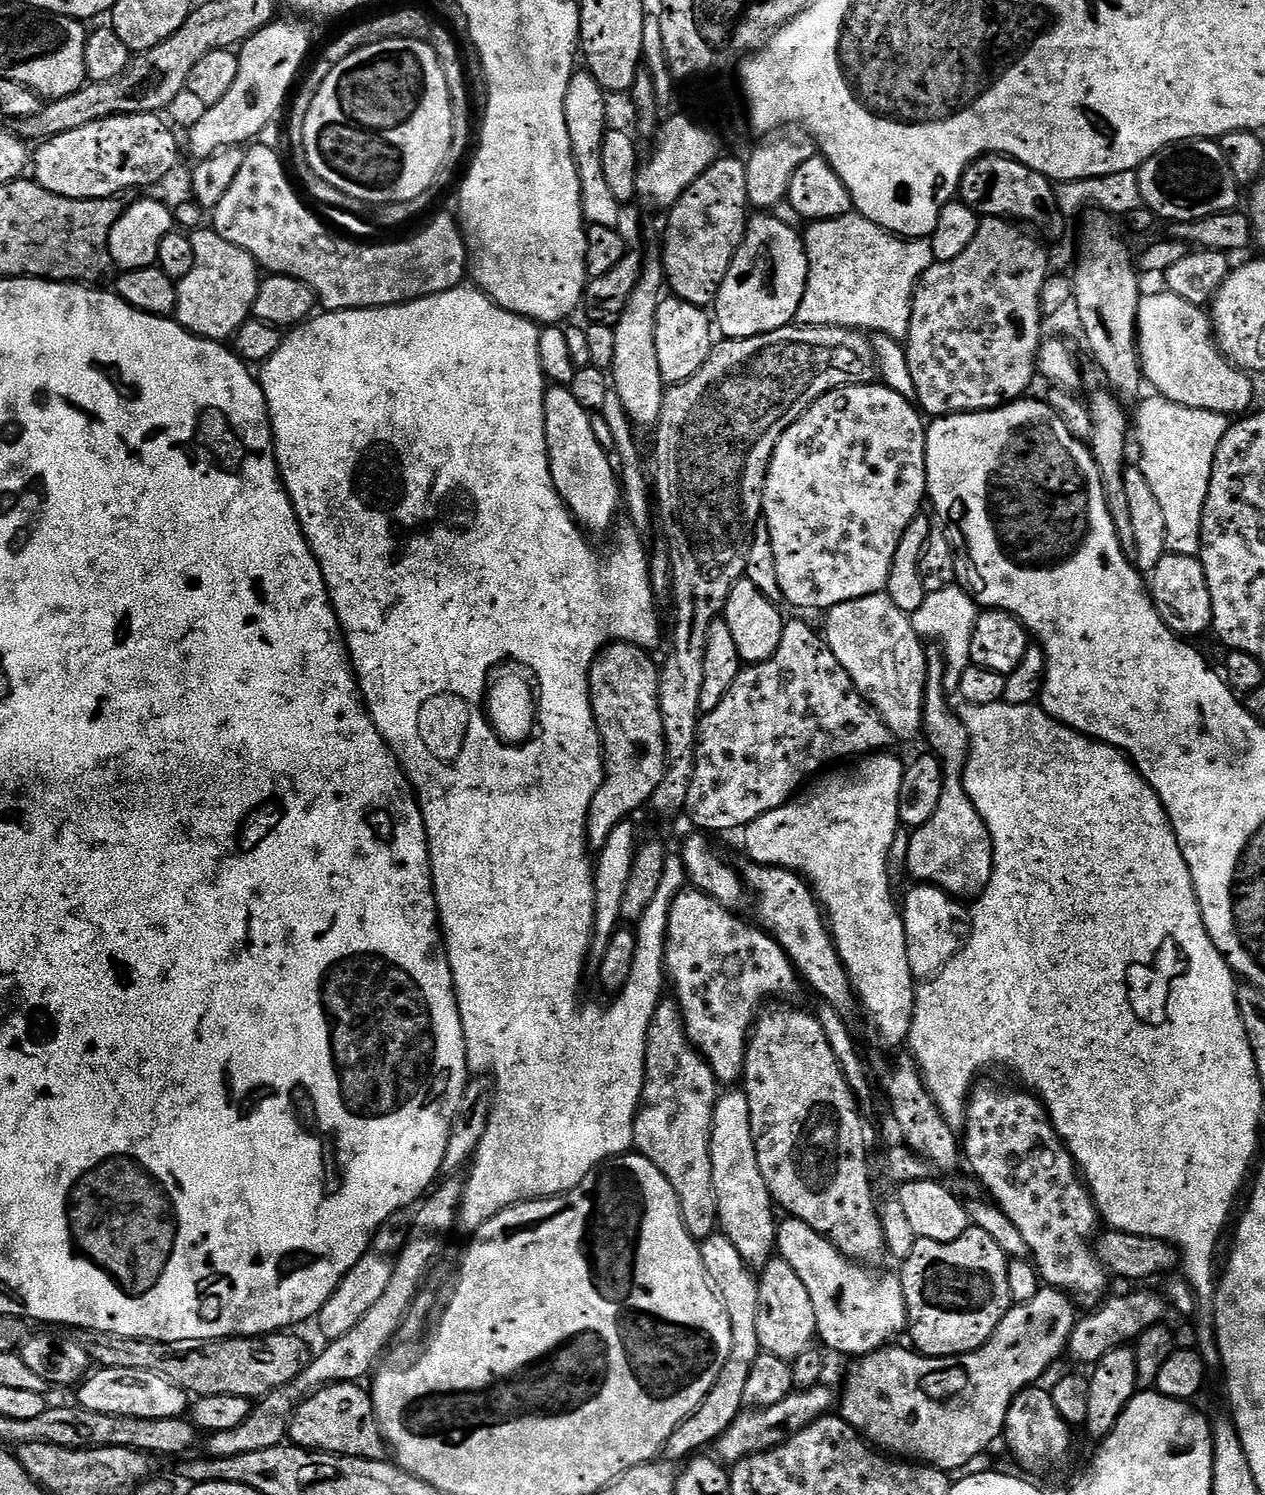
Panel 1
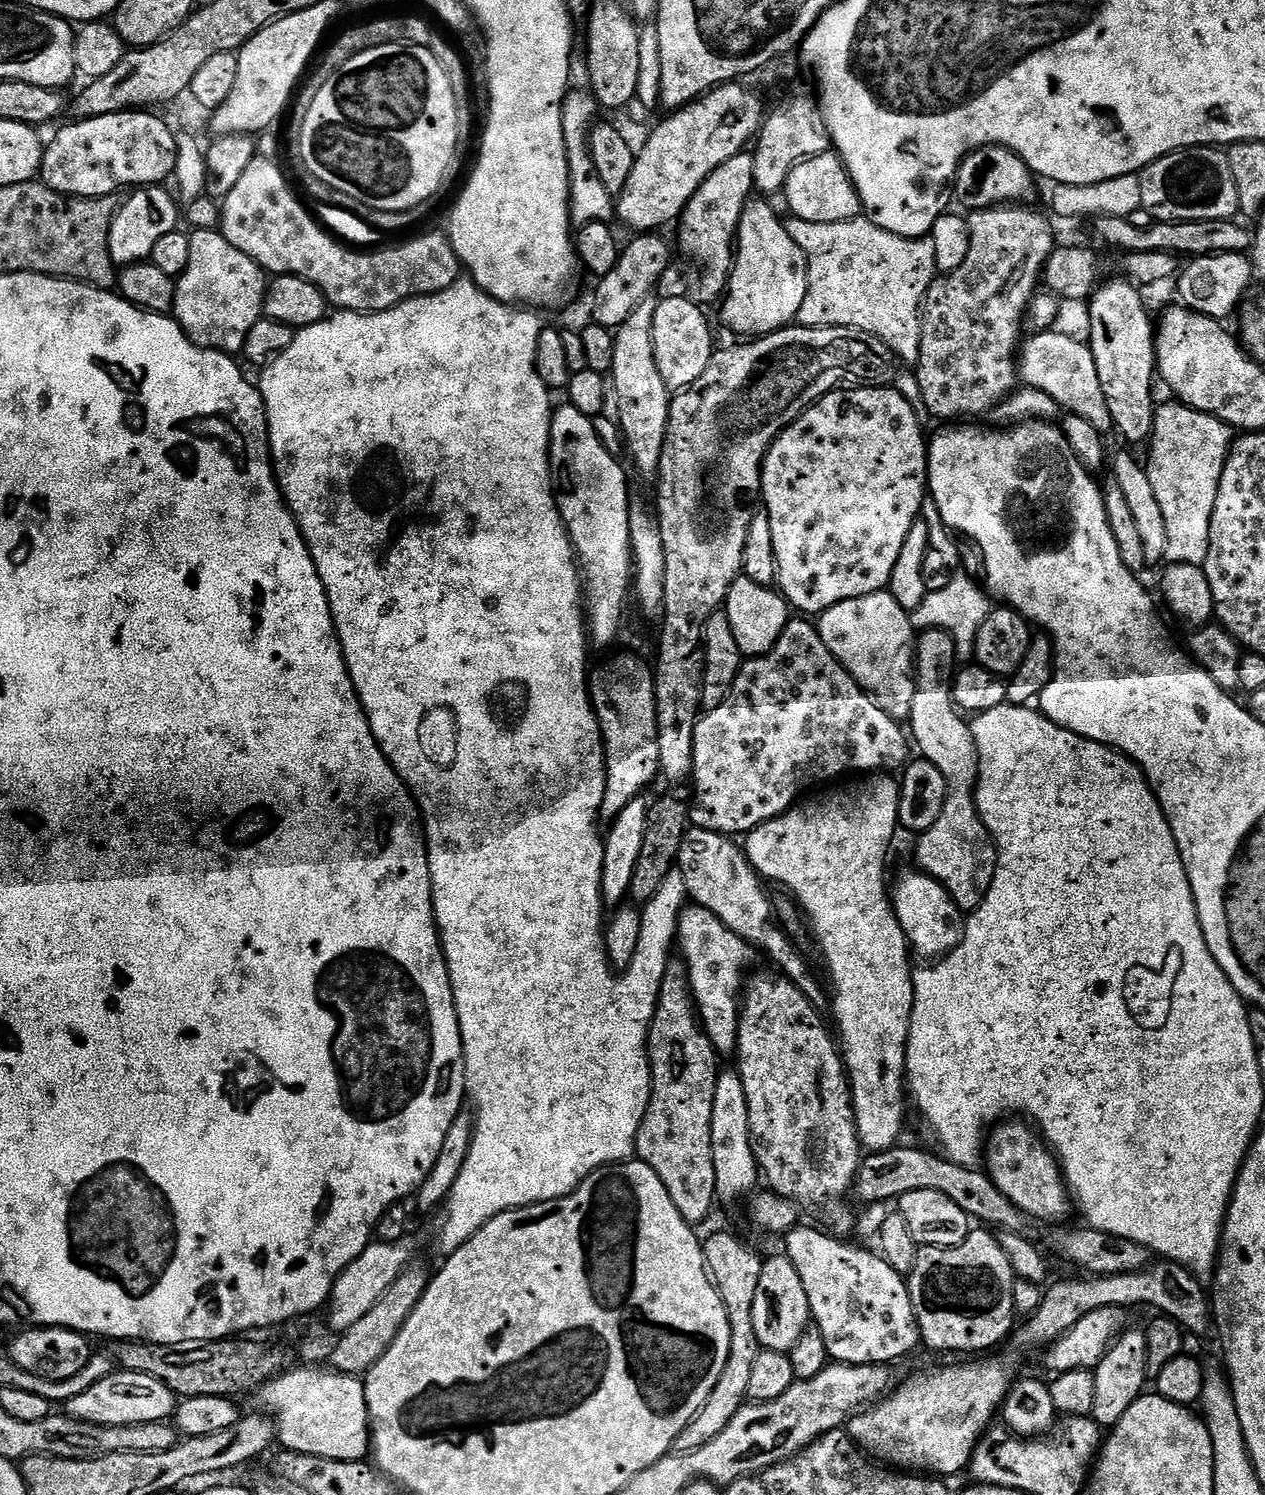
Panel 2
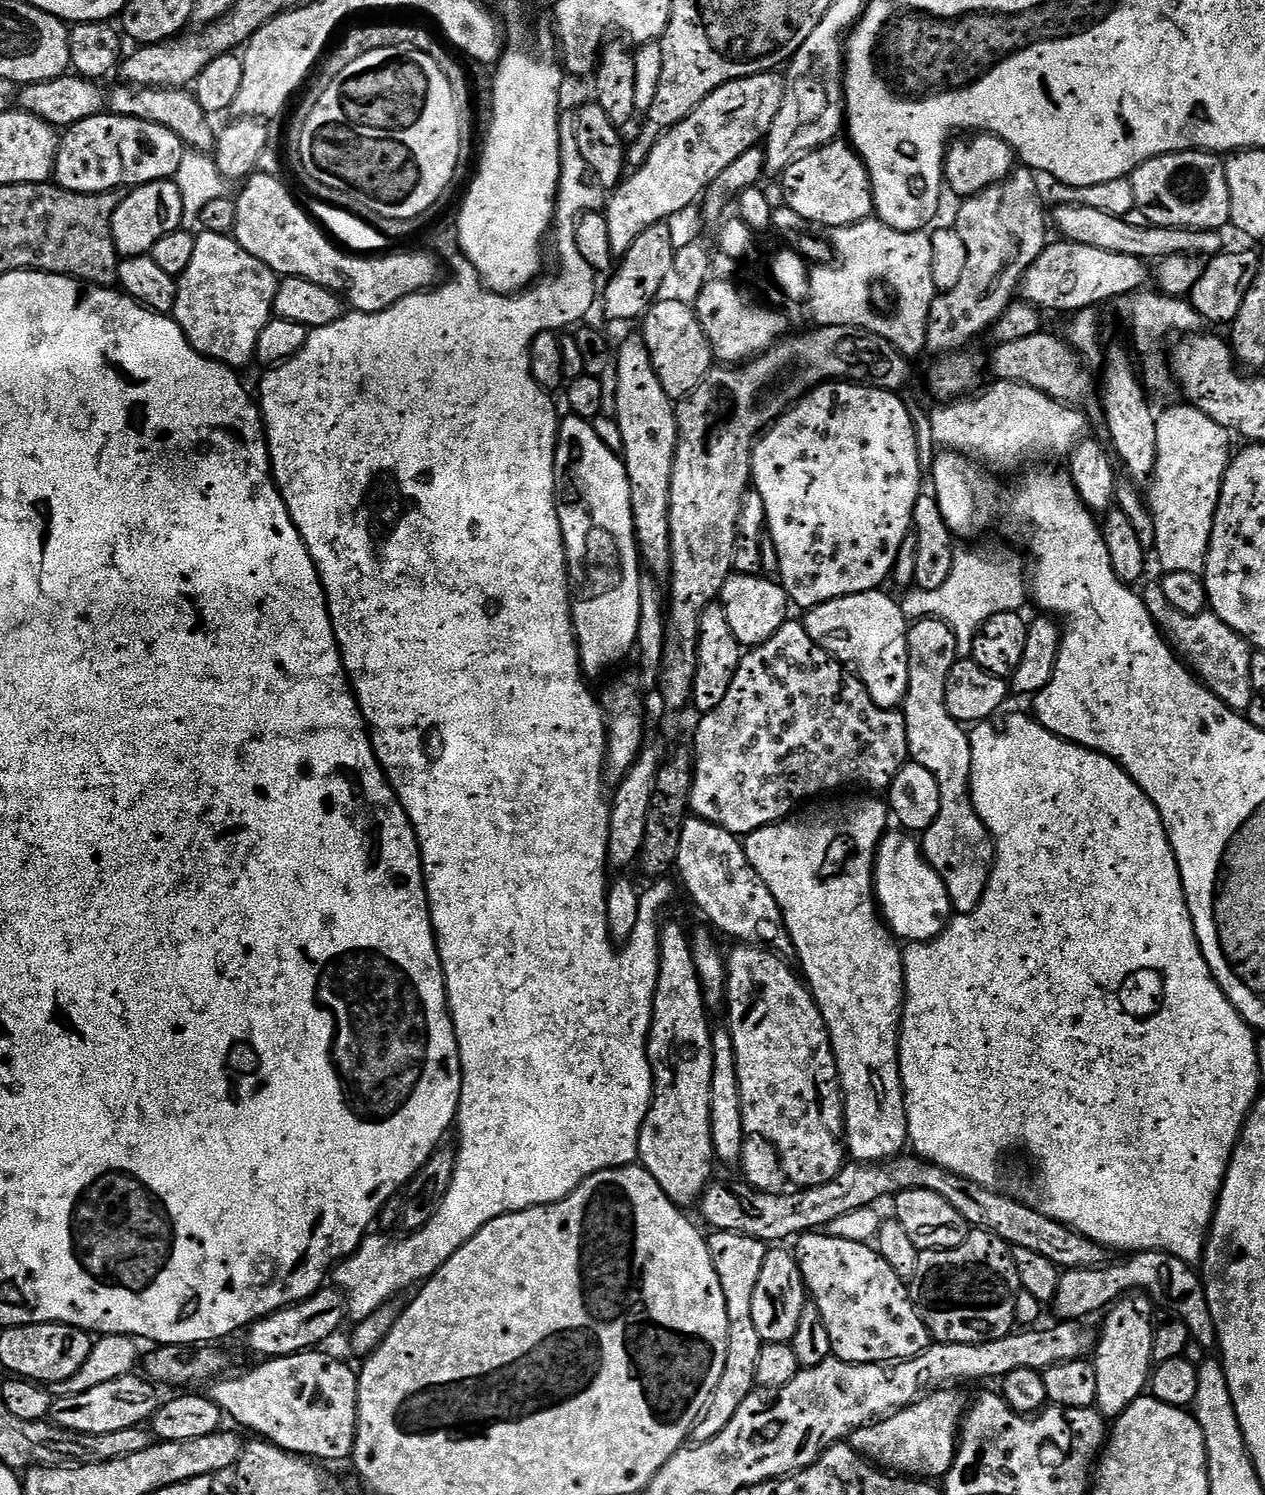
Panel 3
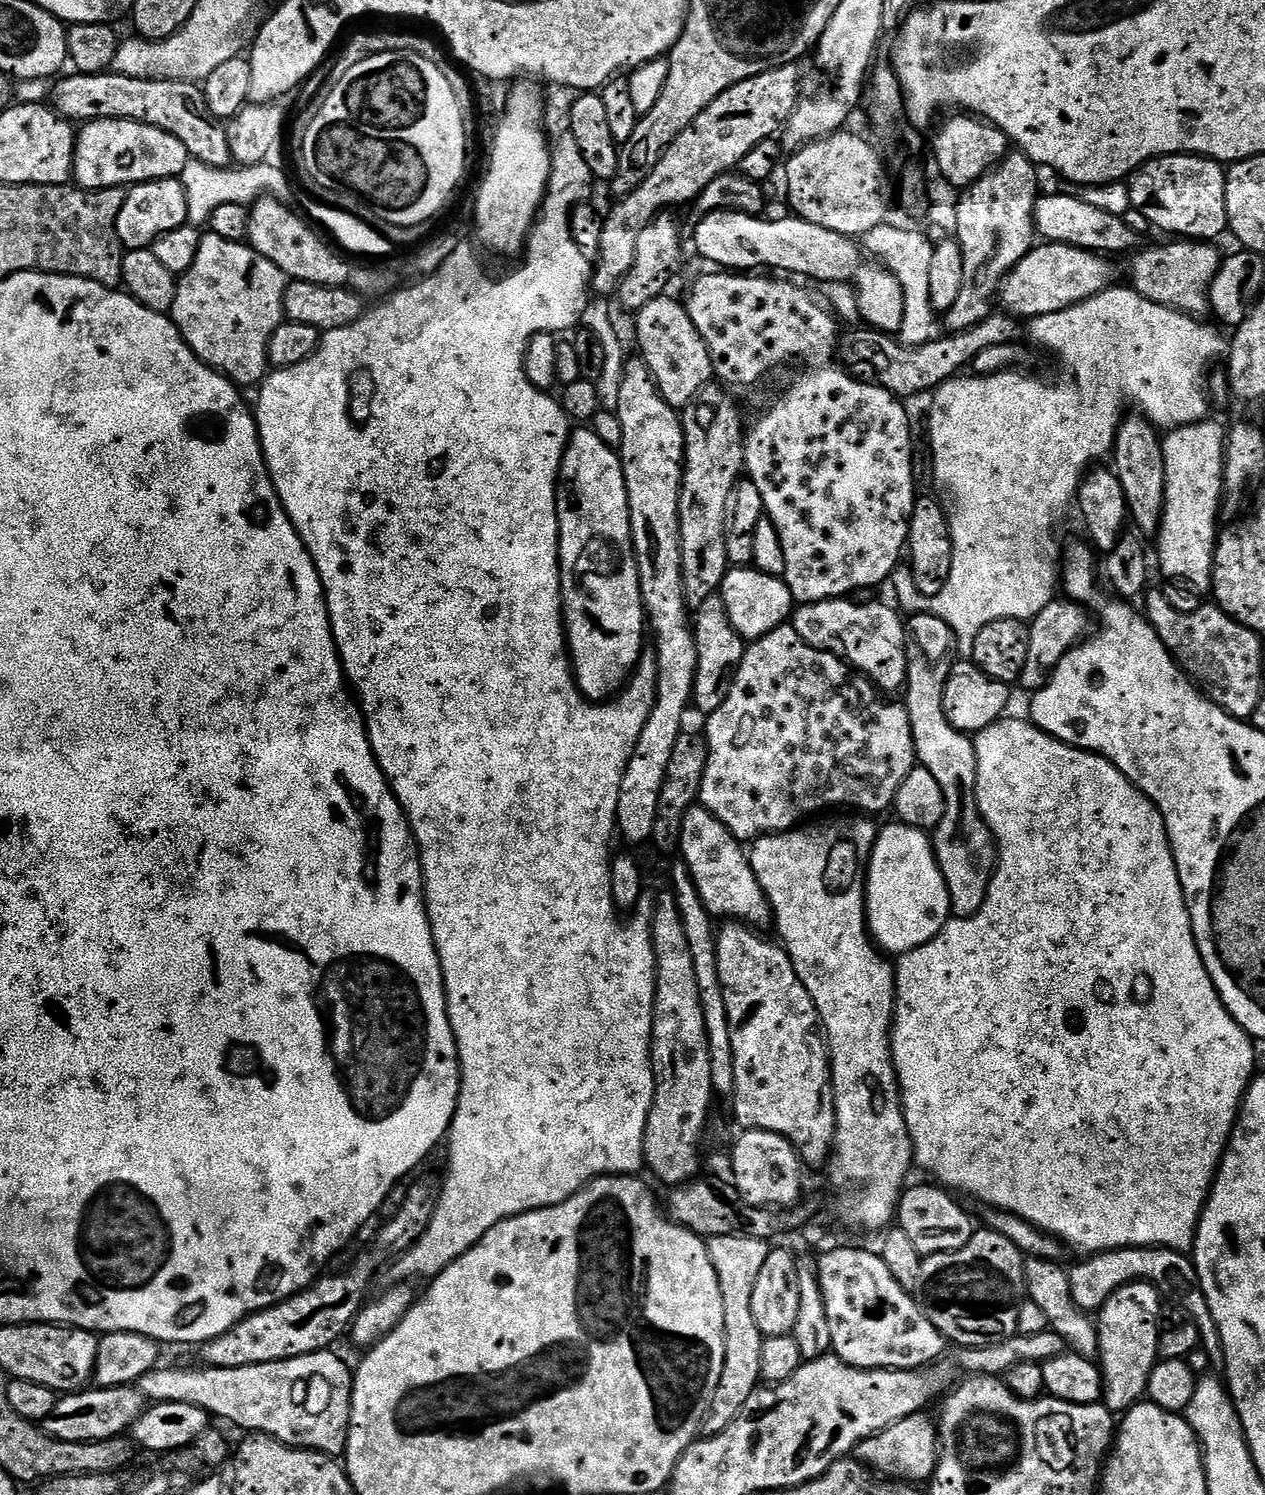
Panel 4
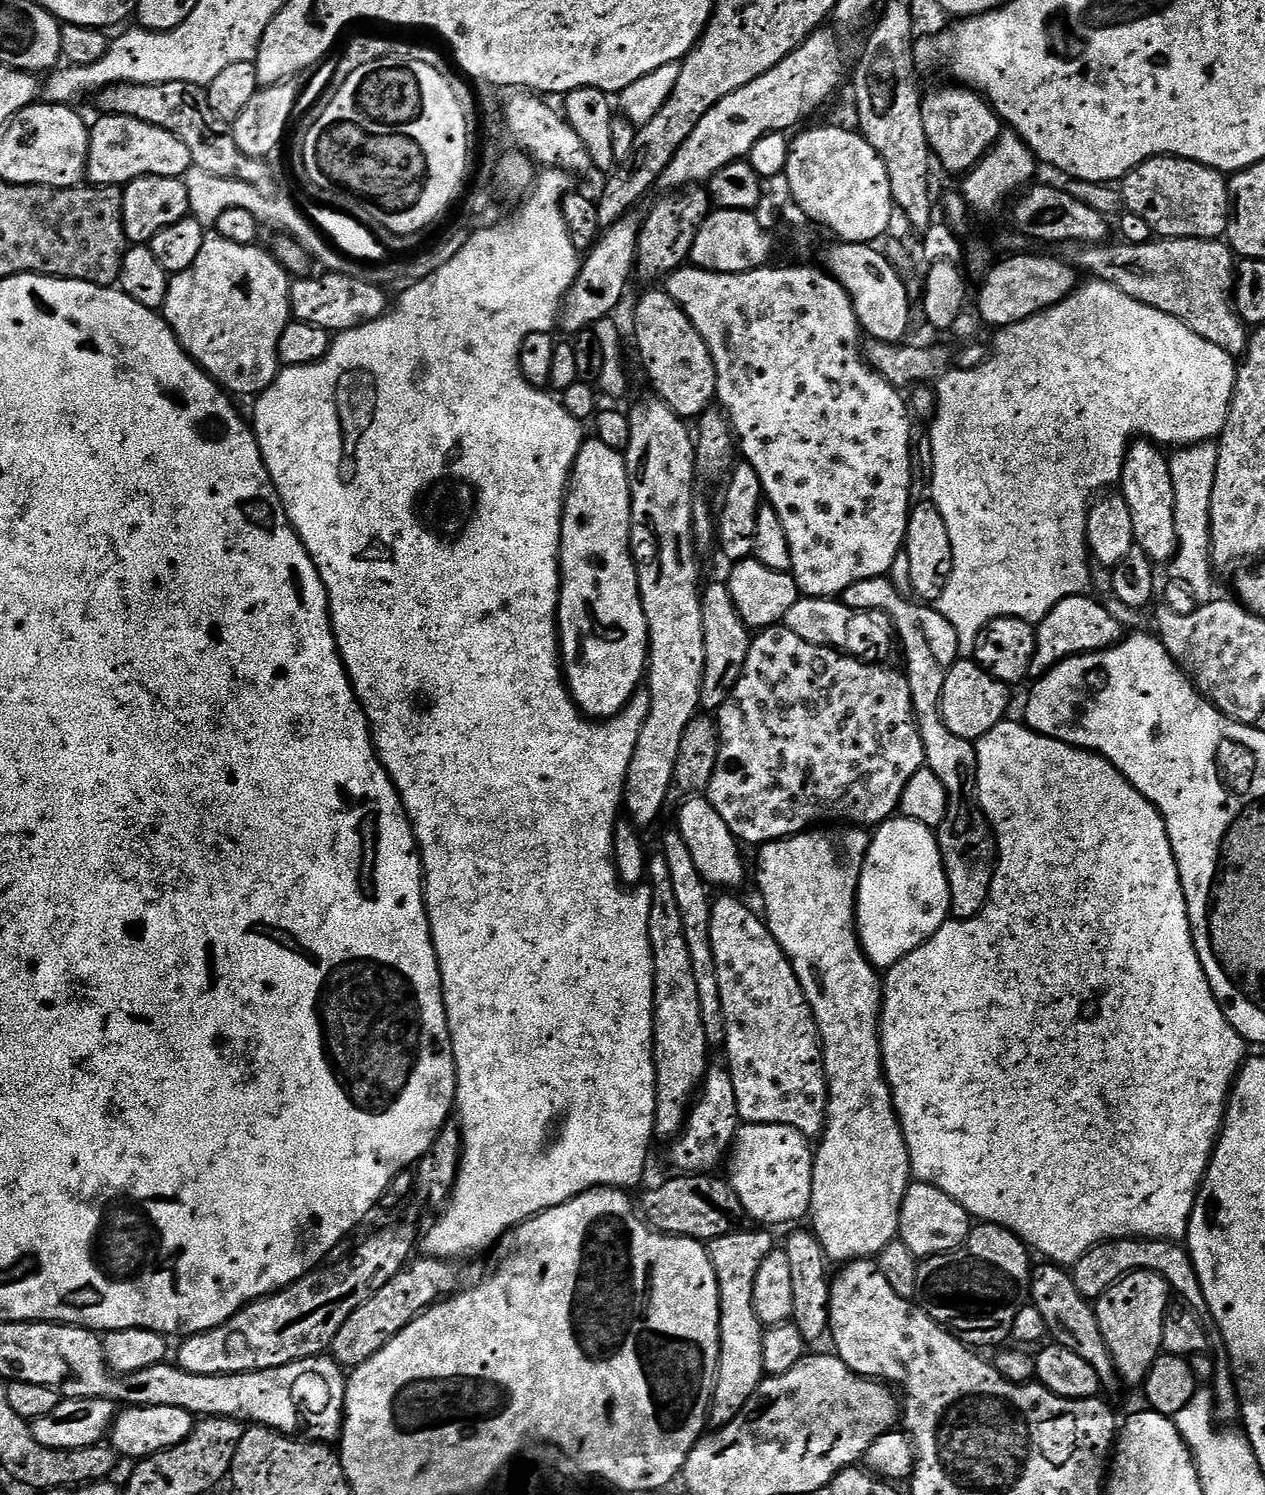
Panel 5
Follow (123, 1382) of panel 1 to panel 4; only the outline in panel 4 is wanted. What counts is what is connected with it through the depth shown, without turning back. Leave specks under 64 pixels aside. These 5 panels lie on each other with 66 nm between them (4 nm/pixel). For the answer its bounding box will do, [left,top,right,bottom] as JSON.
[42,1387,146,1442]

